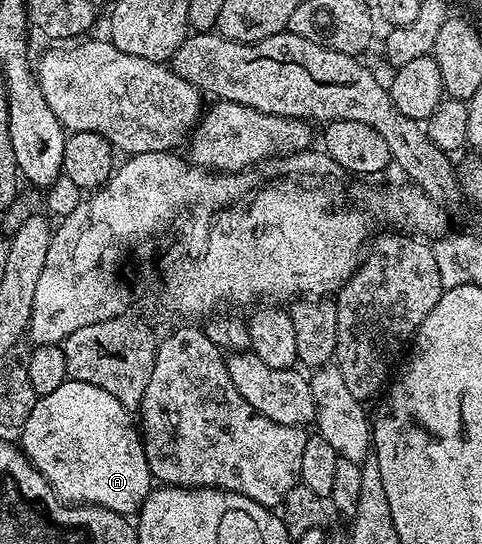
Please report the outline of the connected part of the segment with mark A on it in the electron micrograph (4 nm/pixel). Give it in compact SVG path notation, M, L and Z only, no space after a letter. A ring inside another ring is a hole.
M66 379L52 394L38 397L28 422L20 429L20 447L32 466L50 483L54 493L65 503L75 506L91 504L97 508L107 508L130 518L137 513L152 490L152 477L146 448L142 444L139 425L132 417L131 409L120 406L112 394L92 386L92 382Z

